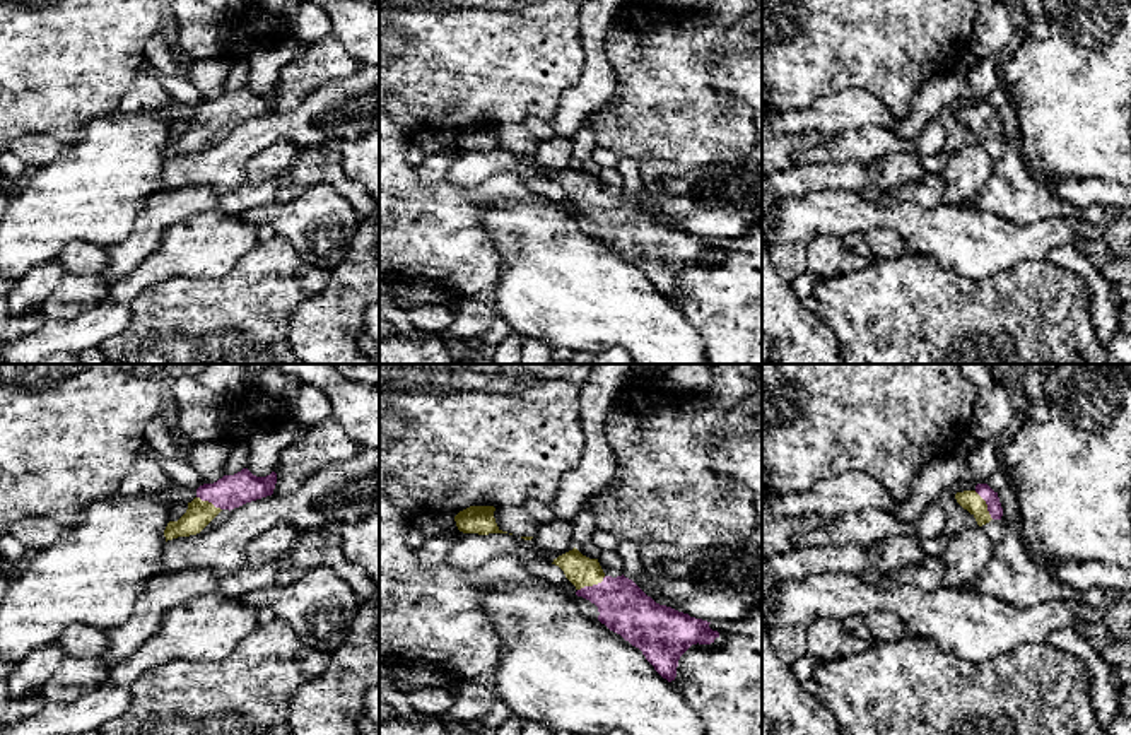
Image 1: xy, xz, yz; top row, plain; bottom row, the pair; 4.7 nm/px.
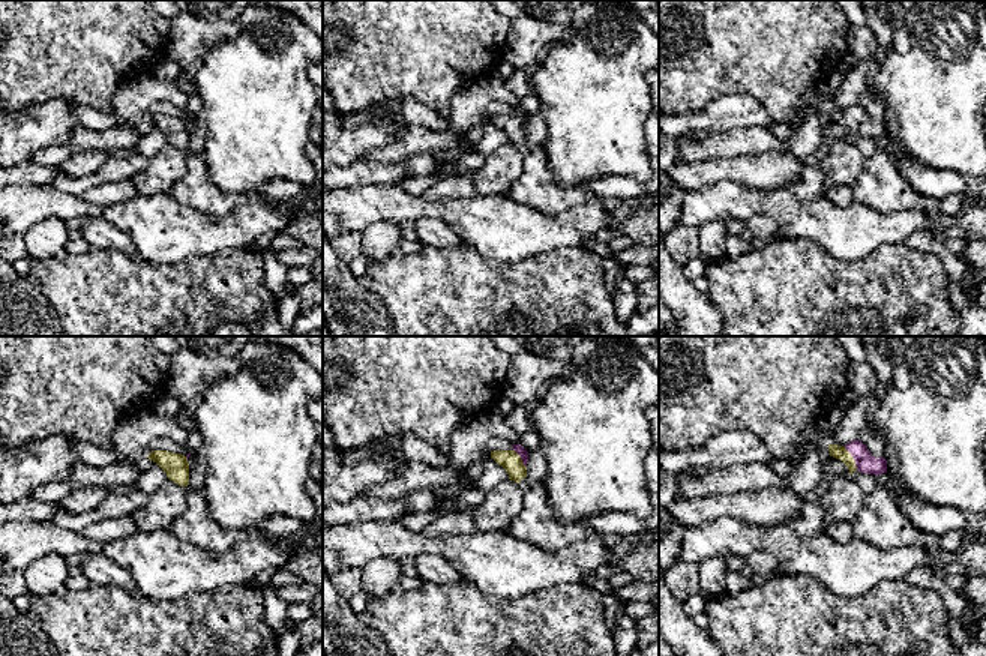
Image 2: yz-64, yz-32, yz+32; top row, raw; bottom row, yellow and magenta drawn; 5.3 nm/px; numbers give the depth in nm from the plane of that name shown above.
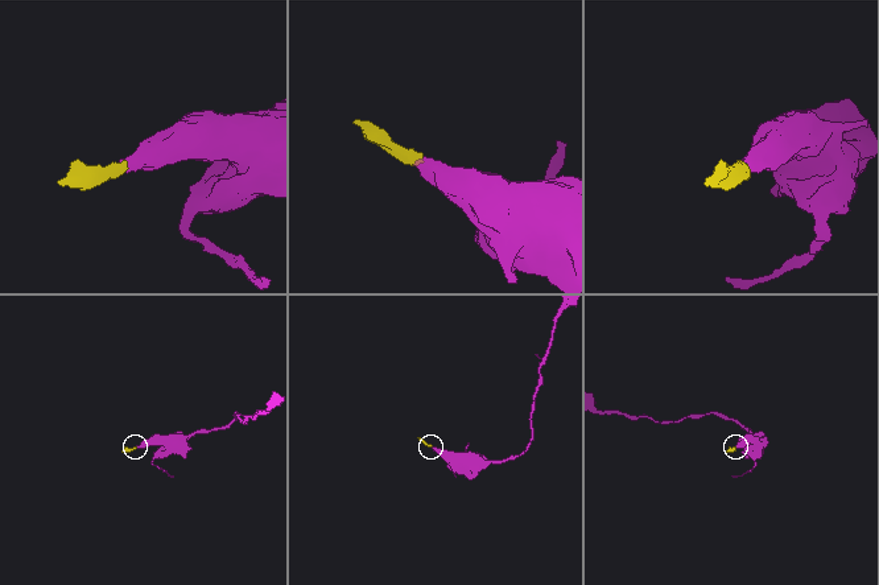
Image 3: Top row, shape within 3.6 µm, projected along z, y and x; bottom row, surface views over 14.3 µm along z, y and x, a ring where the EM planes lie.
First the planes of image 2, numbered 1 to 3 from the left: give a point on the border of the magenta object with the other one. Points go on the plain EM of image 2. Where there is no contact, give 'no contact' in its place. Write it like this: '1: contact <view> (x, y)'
1: no contact
2: contact yz-32 (520, 122)
3: contact yz+32 (853, 122)

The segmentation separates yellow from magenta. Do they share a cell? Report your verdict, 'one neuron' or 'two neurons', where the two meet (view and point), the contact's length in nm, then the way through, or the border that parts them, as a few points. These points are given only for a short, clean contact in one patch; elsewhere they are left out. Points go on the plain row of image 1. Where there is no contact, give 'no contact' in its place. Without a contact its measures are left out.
one neuron | xz (591, 202) | 150 nm | across xz (581, 188), (591, 202), (612, 212), (624, 224)

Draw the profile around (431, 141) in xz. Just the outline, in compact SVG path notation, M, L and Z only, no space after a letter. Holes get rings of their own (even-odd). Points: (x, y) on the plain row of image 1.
M422 128L413 132L412 142L422 147L427 154L434 154L448 149L460 149L454 133L448 133L434 128Z

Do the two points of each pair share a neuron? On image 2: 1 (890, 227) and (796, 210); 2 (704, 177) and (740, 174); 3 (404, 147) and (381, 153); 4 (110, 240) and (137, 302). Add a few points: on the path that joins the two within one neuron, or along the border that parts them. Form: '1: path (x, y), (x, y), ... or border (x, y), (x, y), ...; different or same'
1: path (866, 227), (830, 227), (820, 221); same
2: path (713, 173), (731, 173); same
3: path (398, 149), (387, 153); same
4: border (92, 246), (122, 251), (135, 260), (143, 258); different

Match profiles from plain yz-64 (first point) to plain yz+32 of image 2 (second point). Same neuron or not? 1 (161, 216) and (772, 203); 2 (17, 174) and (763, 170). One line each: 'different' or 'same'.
1: same
2: same

